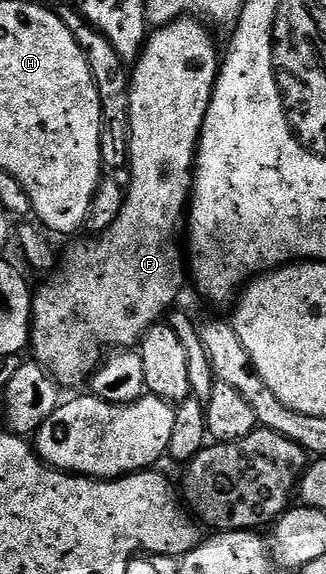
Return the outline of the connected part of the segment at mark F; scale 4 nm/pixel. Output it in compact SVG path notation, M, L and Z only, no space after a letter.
M184 17L150 32L130 72L131 184L126 184L121 213L117 213L117 221L98 237L87 237L91 239L73 244L64 255L62 252L57 263L59 276L34 292L29 351L35 354L32 355L34 362L43 364L51 372L60 388L86 384L101 363L103 347L134 348L146 331L176 306L175 298L183 287L183 275L185 279L185 263L179 260L175 230L184 226L189 210L199 130L203 128L221 62L220 52L215 52L215 43L202 25L198 18Z

